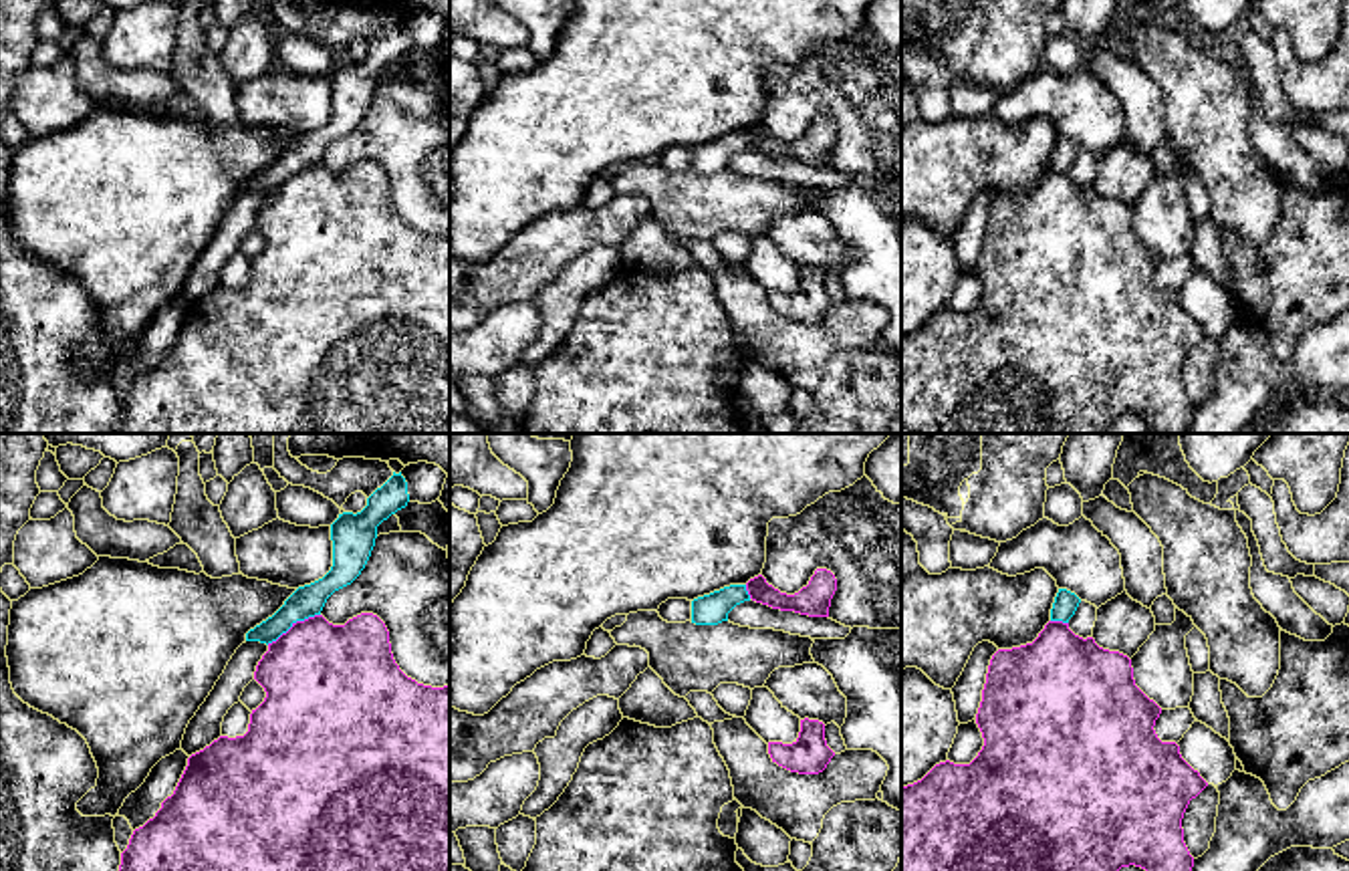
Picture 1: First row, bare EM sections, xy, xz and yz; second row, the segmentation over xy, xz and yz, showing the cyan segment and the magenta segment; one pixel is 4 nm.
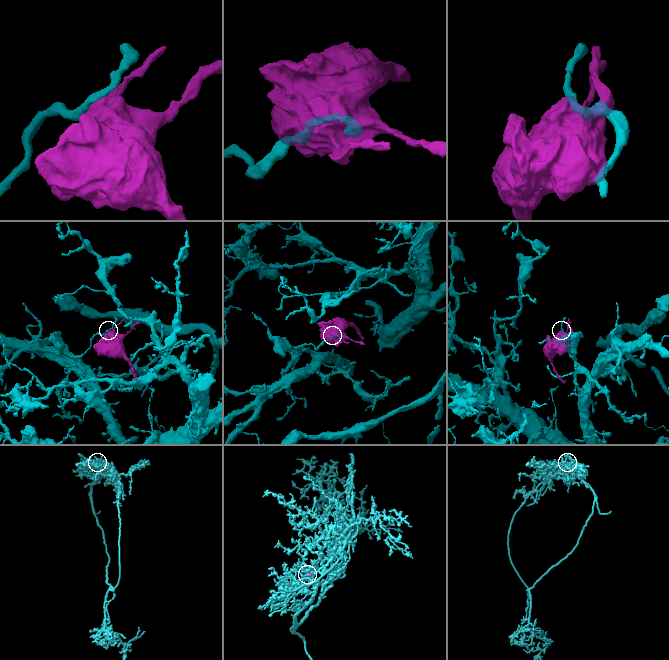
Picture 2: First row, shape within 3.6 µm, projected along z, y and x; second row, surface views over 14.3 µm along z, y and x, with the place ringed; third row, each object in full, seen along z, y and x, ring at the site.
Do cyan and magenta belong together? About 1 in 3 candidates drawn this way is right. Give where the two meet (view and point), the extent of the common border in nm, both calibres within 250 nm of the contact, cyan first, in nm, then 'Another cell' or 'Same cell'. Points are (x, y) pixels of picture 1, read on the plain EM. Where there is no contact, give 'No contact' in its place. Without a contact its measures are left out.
Touches cyan at xy (293, 170). Shared border 240 nm. Thickness 130 nm (cyan) against 440 nm. Another cell

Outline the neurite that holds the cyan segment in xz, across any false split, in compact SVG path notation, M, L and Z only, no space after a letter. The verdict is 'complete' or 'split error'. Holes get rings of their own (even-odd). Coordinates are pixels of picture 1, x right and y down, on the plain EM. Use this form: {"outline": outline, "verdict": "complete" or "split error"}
{"outline": "M730 133L710 143L698 145L692 149L692 171L718 173L728 169L728 161L744 149L750 149L746 133Z", "verdict": "complete"}

